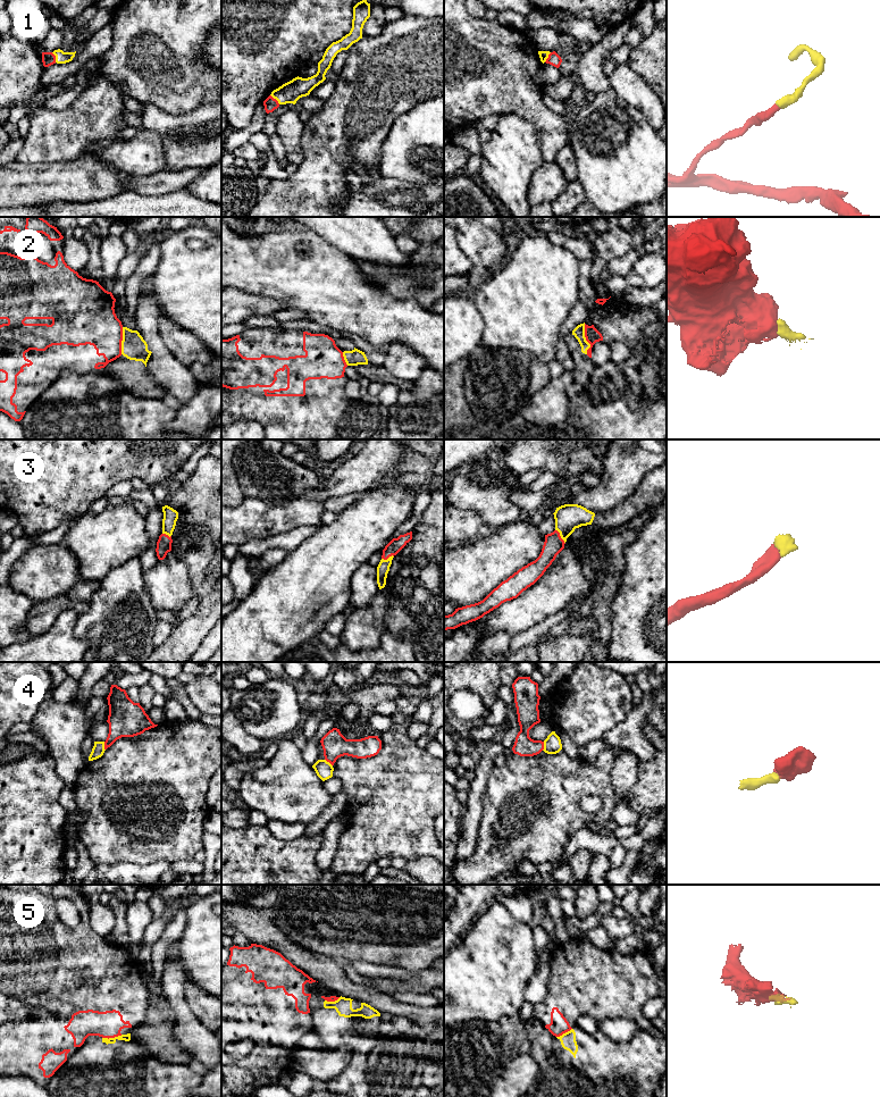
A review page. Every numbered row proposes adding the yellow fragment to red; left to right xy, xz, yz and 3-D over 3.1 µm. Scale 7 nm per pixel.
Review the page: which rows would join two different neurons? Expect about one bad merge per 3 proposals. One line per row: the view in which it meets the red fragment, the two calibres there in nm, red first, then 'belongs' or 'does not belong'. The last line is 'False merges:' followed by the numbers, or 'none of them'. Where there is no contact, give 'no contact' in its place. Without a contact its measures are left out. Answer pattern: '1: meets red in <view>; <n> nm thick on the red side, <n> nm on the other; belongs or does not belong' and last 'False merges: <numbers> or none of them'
1: meets red in xz; 90 nm thick on the red side, 150 nm on the other; belongs
2: meets red in yz; 100 nm thick on the red side, 80 nm on the other; does not belong
3: meets red in yz; 140 nm thick on the red side, 190 nm on the other; belongs
4: meets red in yz; 160 nm thick on the red side, 130 nm on the other; belongs
5: meets red in xy; 190 nm thick on the red side, 50 nm on the other; does not belong
False merges: 2, 5

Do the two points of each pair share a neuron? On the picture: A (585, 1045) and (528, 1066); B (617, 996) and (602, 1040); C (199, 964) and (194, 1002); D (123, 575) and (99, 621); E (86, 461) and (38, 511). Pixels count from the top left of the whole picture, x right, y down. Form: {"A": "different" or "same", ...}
{"A": "different", "B": "different", "C": "different", "D": "same", "E": "same"}

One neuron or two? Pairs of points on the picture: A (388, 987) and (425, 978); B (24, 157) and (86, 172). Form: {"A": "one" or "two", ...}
{"A": "one", "B": "two"}

